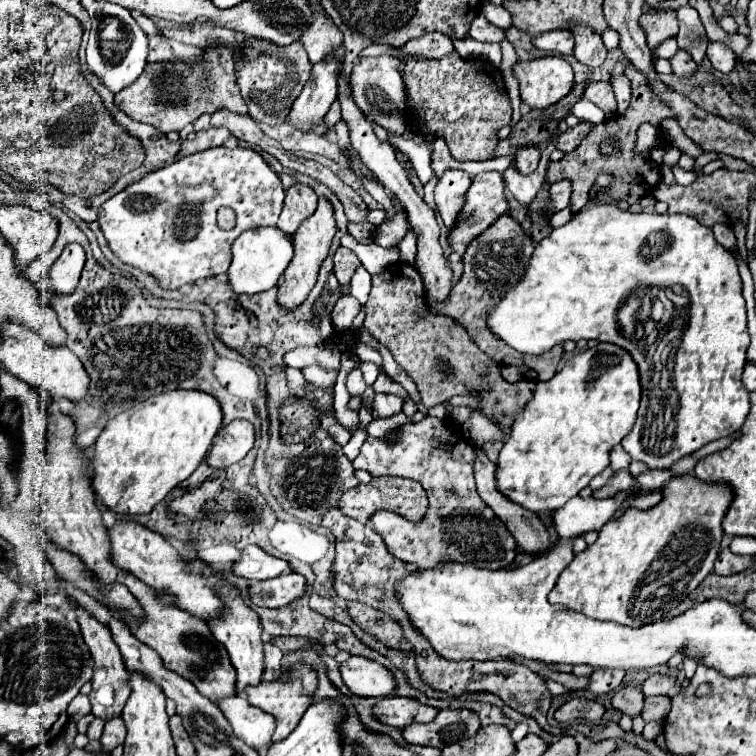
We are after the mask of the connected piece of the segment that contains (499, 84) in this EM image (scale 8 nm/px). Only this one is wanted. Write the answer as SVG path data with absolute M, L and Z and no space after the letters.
M452 54L440 60L428 60L424 56L410 58L404 62L402 70L410 98L410 120L418 128L416 132L428 138L444 136L454 160L486 160L486 154L492 154L496 150L500 142L496 134L498 128L502 128L502 124L510 124L512 120L512 106L508 100L500 68L496 68L488 60L478 60L478 58L464 60L458 54Z

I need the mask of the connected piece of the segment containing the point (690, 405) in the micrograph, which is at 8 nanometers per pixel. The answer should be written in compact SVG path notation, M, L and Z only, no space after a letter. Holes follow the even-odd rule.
M598 196L590 198L590 202L578 210L570 222L552 230L550 236L538 242L524 278L498 306L490 310L488 324L494 334L522 354L544 354L556 344L564 344L566 340L578 342L580 338L612 342L630 350L642 376L642 402L638 420L622 446L632 460L640 460L650 468L668 468L704 444L734 434L742 428L750 412L748 390L740 380L750 336L746 328L746 302L742 296L738 264L732 252L714 240L712 228L702 226L686 214L628 212L614 204L602 204ZM674 284L688 290L688 324L684 326L682 340L654 350L656 354L650 350L648 356L634 338L626 338L620 332L618 310L624 306L626 298L640 288L670 288Z

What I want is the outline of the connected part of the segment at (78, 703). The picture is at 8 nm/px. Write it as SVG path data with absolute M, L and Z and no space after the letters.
M78 694L70 704L68 704L68 714L74 718L74 720L80 720L82 716L86 716L90 712L90 702L88 702L88 696L84 694Z

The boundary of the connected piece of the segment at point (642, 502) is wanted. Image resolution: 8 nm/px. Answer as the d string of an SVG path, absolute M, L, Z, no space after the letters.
M654 490L654 492L646 492L646 494L642 494L640 498L636 498L630 506L634 506L634 508L648 508L648 506L654 506L656 502L660 502L660 490Z

